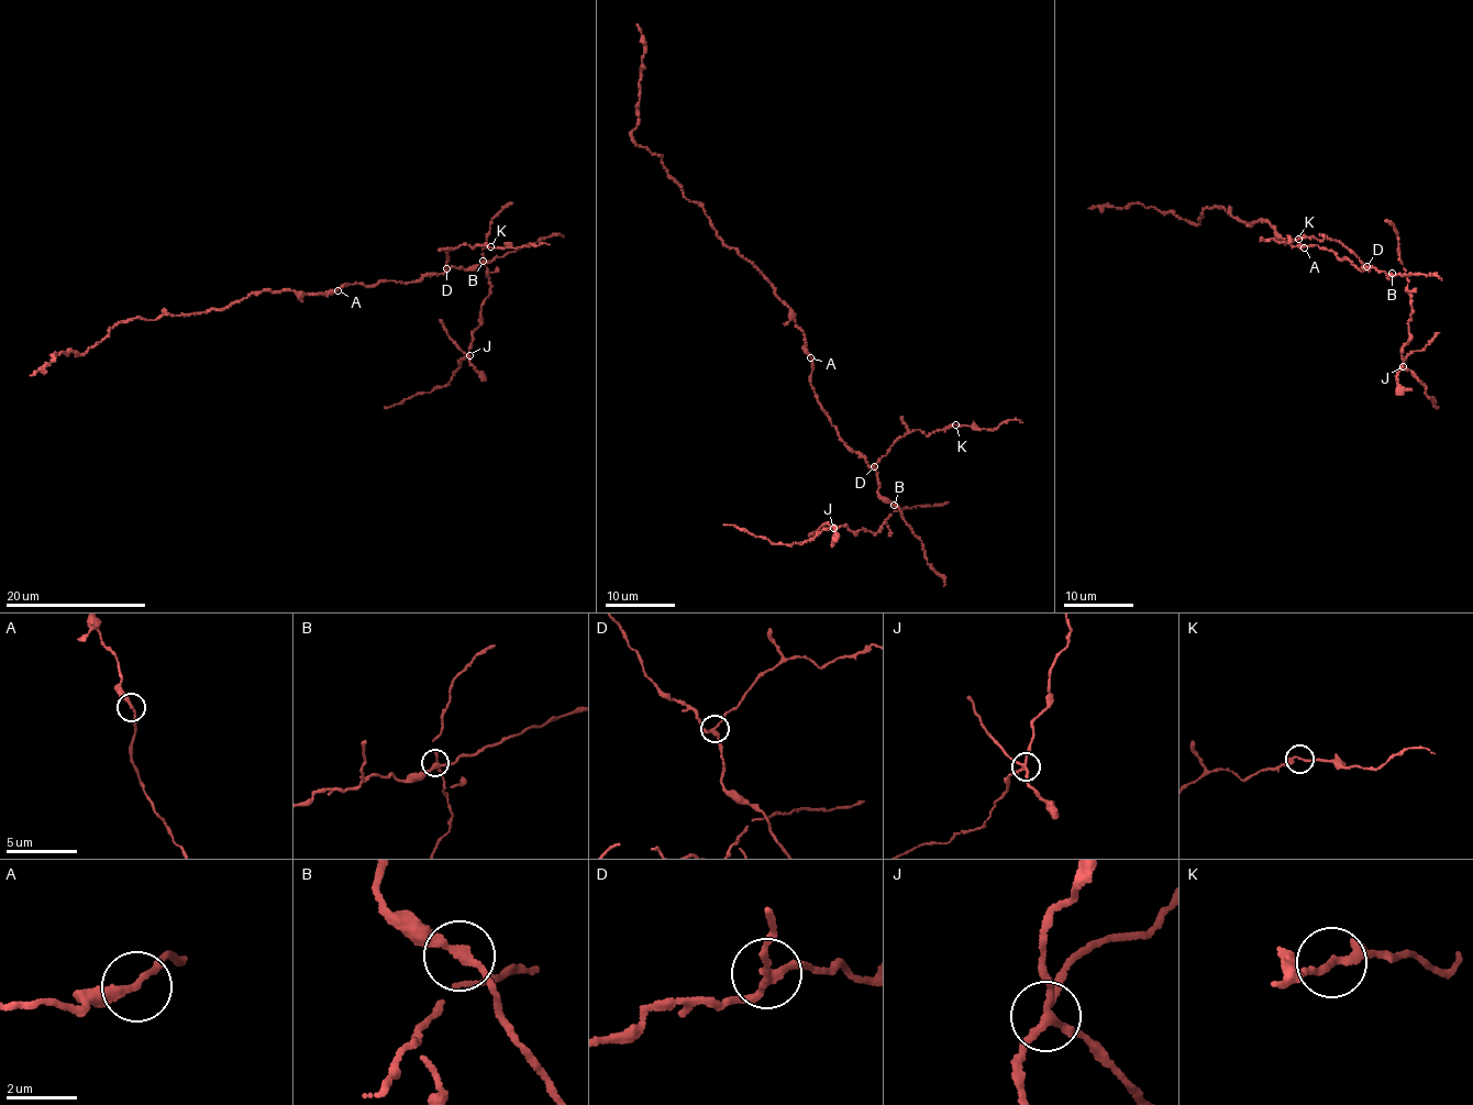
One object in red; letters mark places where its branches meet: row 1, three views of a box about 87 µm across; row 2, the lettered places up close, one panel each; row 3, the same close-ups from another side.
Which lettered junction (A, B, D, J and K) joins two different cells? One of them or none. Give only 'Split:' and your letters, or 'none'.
Split: J

